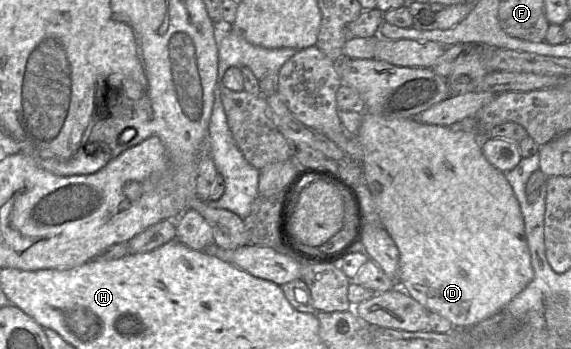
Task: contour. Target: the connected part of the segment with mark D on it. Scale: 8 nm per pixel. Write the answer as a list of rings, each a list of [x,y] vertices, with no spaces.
[[[366,111],[356,138],[363,148],[361,163],[365,184],[375,202],[382,226],[399,249],[398,285],[429,313],[436,313],[447,319],[455,329],[466,329],[484,321],[502,310],[514,297],[521,293],[534,279],[531,256],[527,244],[524,219],[519,202],[503,172],[488,162],[482,152],[480,141],[467,132],[455,127],[430,125],[415,118],[386,118]]]

